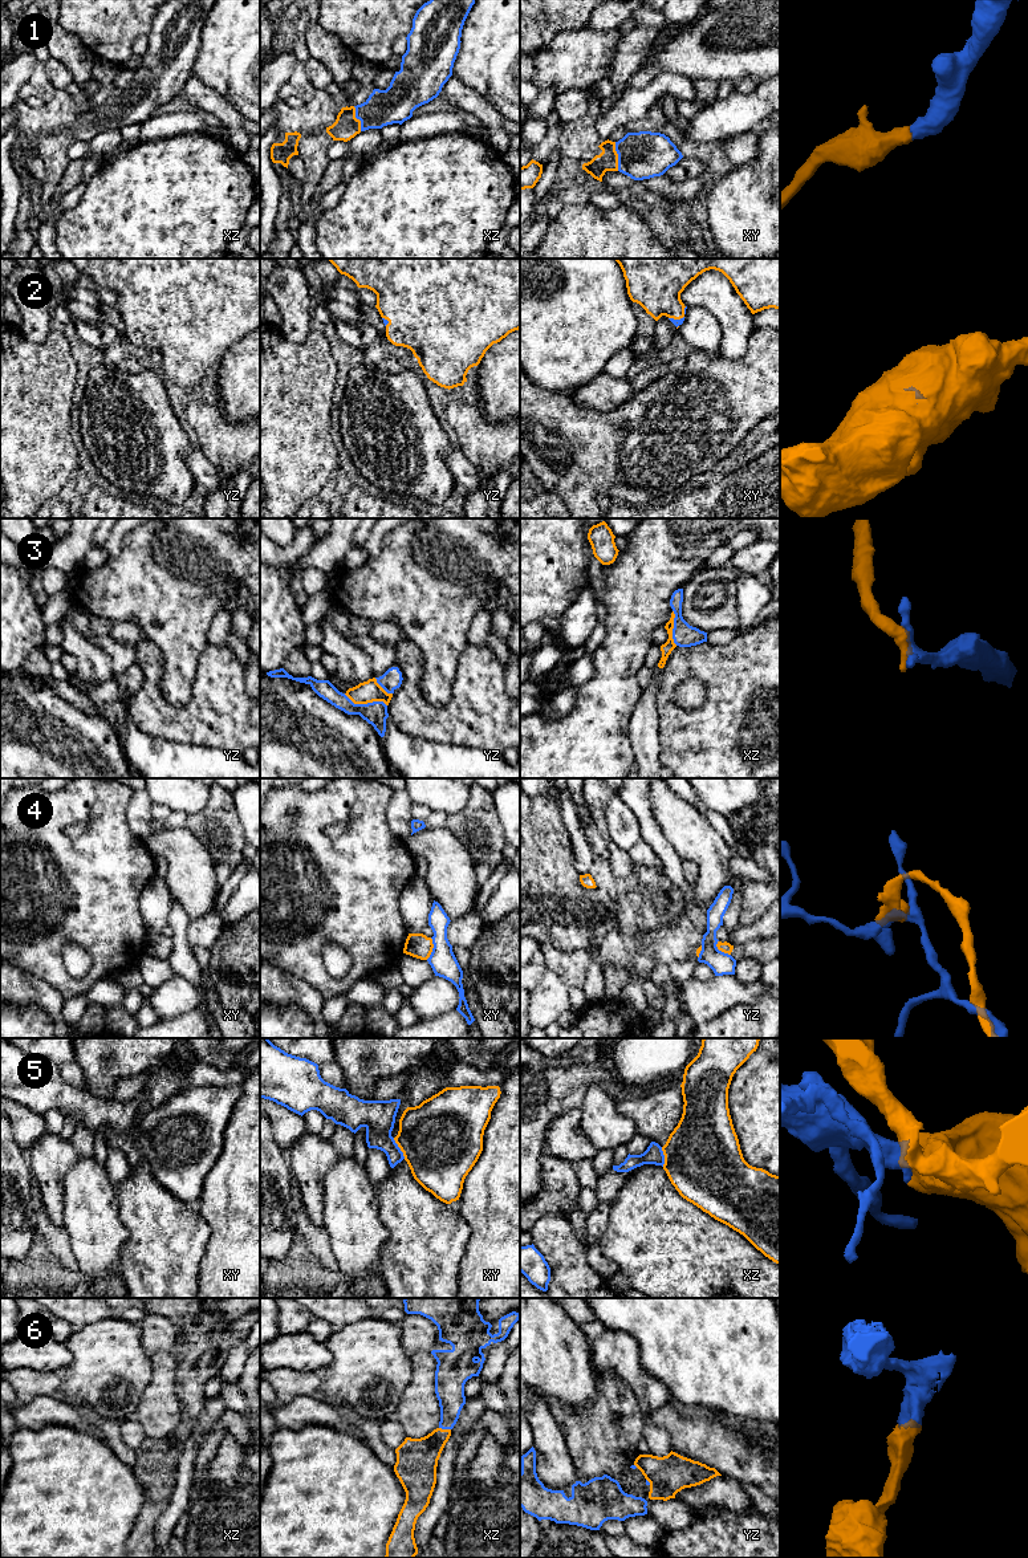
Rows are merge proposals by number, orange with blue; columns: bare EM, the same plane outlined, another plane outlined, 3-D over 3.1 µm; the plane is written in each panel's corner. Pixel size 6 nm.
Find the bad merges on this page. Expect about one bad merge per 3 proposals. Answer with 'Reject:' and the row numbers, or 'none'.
Reject: 3, 4

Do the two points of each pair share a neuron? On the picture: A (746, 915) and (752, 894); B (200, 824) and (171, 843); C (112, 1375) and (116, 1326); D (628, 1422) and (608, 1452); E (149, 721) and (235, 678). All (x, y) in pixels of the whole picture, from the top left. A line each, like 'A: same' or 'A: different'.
A: same
B: different
C: same
D: same
E: same

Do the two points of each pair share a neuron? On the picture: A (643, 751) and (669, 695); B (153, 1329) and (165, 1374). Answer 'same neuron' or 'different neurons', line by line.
A: different neurons
B: different neurons

